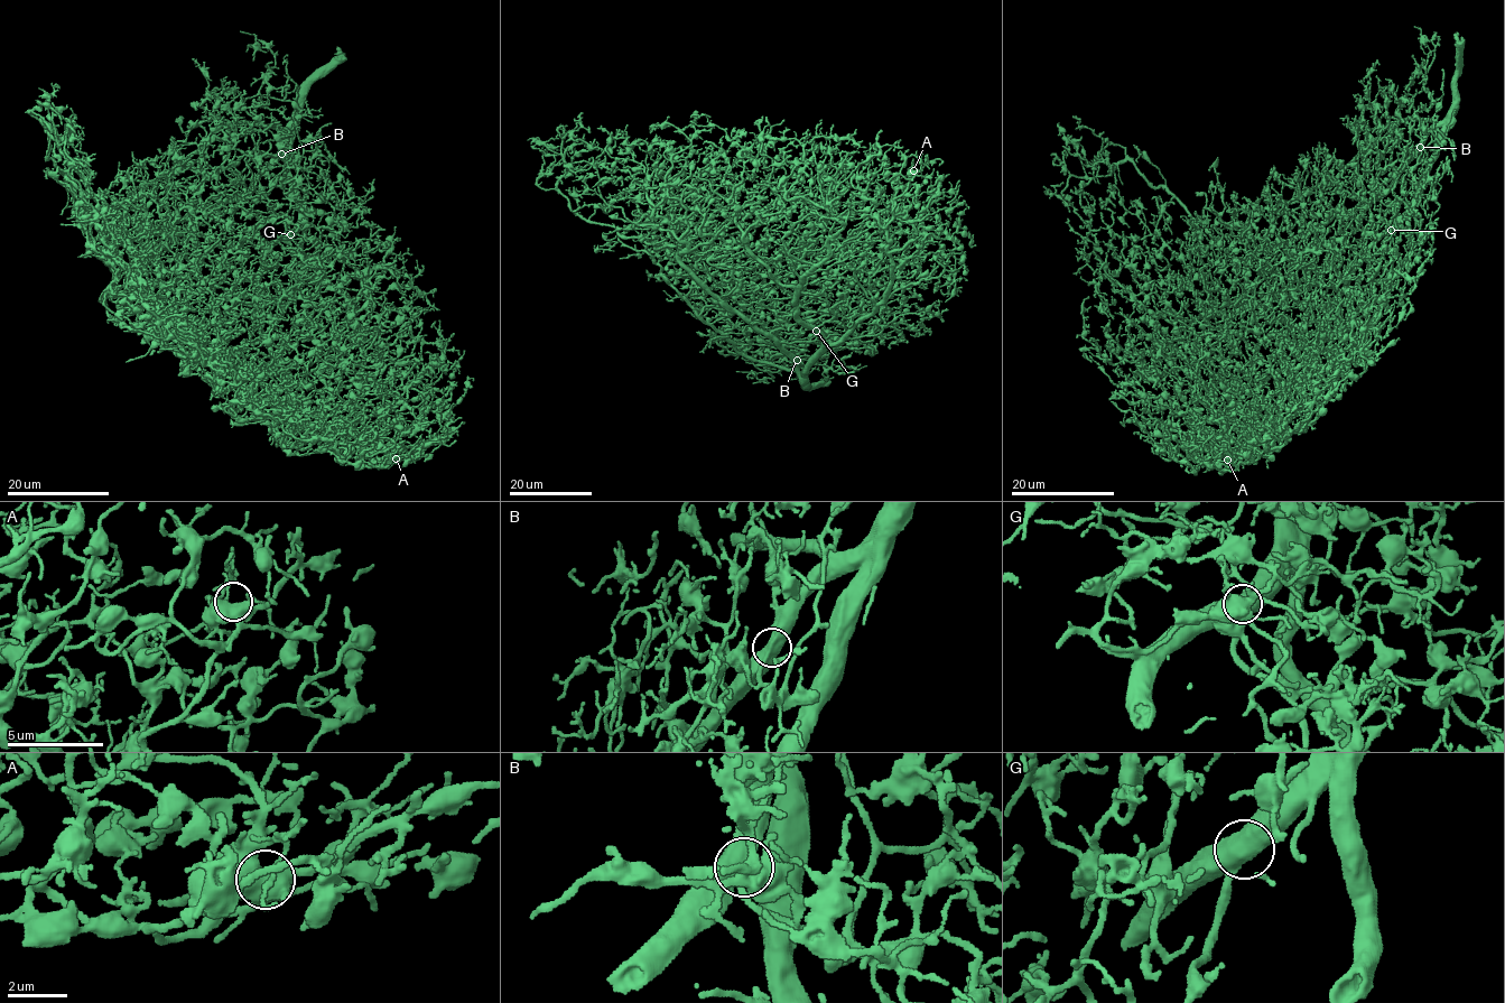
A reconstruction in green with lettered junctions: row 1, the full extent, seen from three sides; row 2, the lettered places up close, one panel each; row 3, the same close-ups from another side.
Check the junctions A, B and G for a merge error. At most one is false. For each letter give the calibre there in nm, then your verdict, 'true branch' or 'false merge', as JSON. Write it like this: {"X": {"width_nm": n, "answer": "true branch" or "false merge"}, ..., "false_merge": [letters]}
{"A": {"width_nm": 480, "answer": "true branch"}, "B": {"width_nm": 500, "answer": "true branch"}, "G": {"width_nm": 550, "answer": "true branch"}, "false_merge": []}

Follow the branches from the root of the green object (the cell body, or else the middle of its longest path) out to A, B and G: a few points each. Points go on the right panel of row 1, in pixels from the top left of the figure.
A: (1243, 356), (1234, 379), (1251, 440), (1285, 437), (1248, 464), (1227, 460)
B: (1243, 356), (1250, 364), (1273, 334), (1331, 303), (1376, 243), (1383, 210), (1374, 201), (1419, 147)
G: (1243, 356), (1250, 364), (1255, 350), (1273, 334), (1289, 333), (1313, 309), (1331, 303), (1352, 266), (1391, 230)

